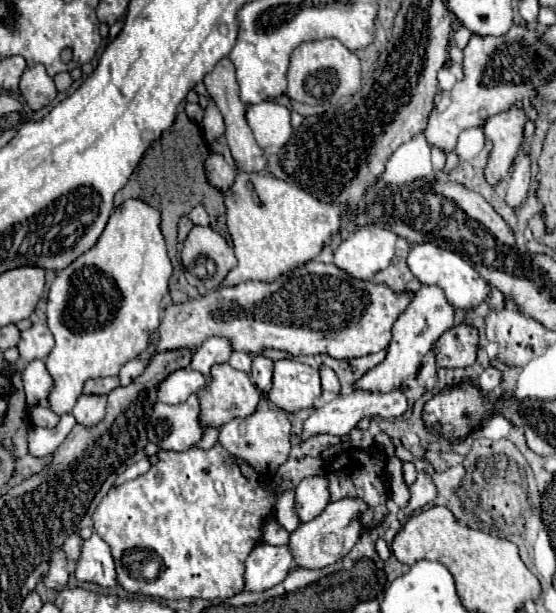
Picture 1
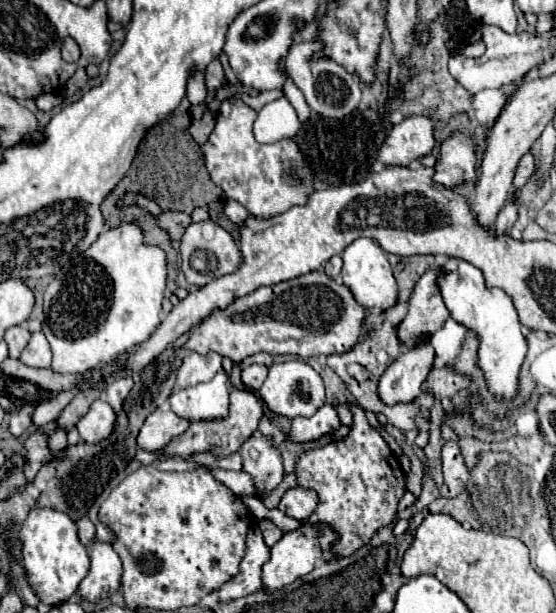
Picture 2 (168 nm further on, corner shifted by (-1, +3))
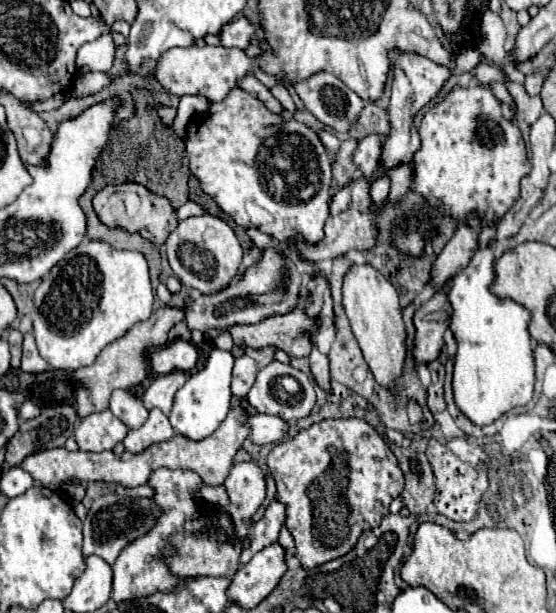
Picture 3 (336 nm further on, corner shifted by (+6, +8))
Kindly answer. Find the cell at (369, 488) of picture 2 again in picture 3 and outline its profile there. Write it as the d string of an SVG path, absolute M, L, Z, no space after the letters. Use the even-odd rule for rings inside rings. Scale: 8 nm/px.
M360 418L326 420L322 422L322 430L312 430L312 426L308 430L300 430L294 438L274 446L268 454L268 470L278 486L276 498L288 506L286 528L294 536L296 558L304 568L316 568L350 552L364 530L376 528L382 522L382 516L388 514L390 502L404 490L404 474L396 456L376 428ZM334 460L342 460L346 466L346 486L340 486L342 480L338 478L338 470L332 472Z

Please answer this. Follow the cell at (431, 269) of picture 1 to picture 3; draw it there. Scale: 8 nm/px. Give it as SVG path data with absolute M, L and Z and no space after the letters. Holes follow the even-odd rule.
M488 240L486 246L478 248L466 268L462 268L450 282L446 292L452 306L450 330L458 340L458 352L454 358L454 398L458 408L478 426L492 424L502 414L516 406L524 406L532 400L534 392L534 356L530 348L528 334L528 310L510 298L498 298L488 290L488 284L494 280L494 262L496 240Z

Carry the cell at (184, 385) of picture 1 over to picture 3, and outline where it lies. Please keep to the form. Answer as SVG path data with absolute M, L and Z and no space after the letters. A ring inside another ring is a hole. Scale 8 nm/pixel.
M218 348L212 350L204 368L188 378L188 382L176 392L174 406L170 412L170 424L176 434L182 434L190 440L202 440L220 428L228 410L230 410L230 374L232 374L234 358L230 352L222 352Z

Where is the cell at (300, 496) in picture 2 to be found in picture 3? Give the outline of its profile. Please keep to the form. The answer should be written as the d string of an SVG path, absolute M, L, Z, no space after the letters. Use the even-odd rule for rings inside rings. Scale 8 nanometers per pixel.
M274 498L274 500L270 502L270 506L266 508L264 518L254 524L250 548L244 550L242 556L240 556L240 564L242 564L242 566L248 564L250 558L252 558L258 550L262 550L262 548L266 548L268 544L274 544L274 542L278 540L278 532L280 532L284 520L286 520L286 504L282 504L280 500Z

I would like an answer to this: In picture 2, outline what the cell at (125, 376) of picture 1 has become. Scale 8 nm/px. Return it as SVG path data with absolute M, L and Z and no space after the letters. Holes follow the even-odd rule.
M123 375L107 385L103 399L115 409L115 413L119 413L119 409L123 409L123 401L127 399L127 393L131 391L131 387L133 387L133 379L129 375Z

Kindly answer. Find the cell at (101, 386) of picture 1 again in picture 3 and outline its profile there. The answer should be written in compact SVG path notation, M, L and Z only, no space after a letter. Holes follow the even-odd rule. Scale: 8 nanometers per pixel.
M72 404L44 408L38 418L22 422L18 432L8 442L6 460L2 464L4 472L12 466L18 466L28 452L64 446L64 442L72 436L76 422L78 412Z

